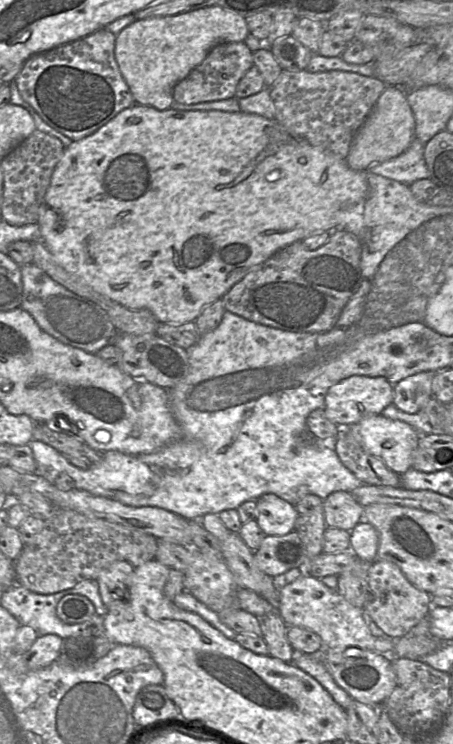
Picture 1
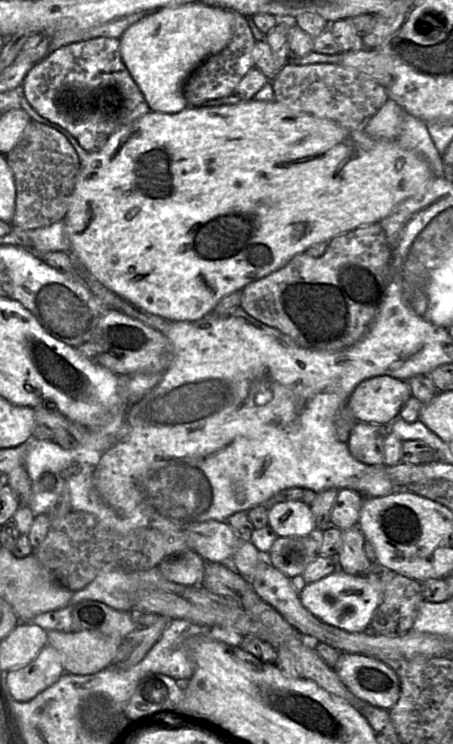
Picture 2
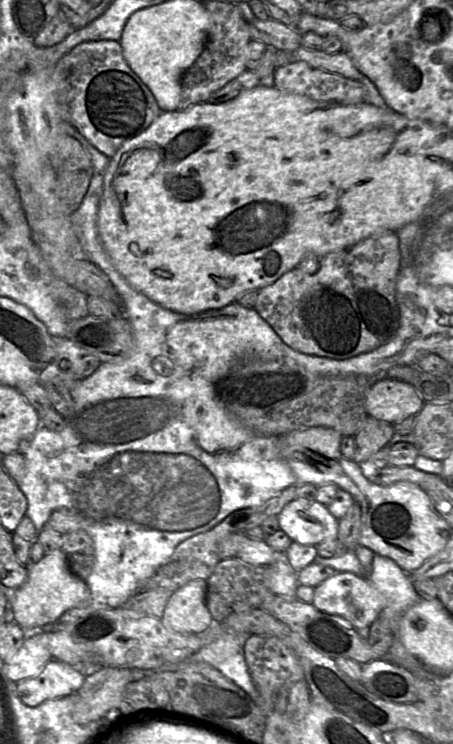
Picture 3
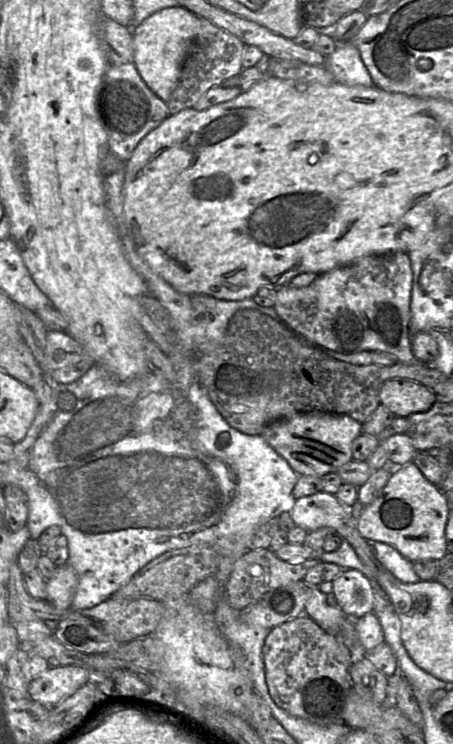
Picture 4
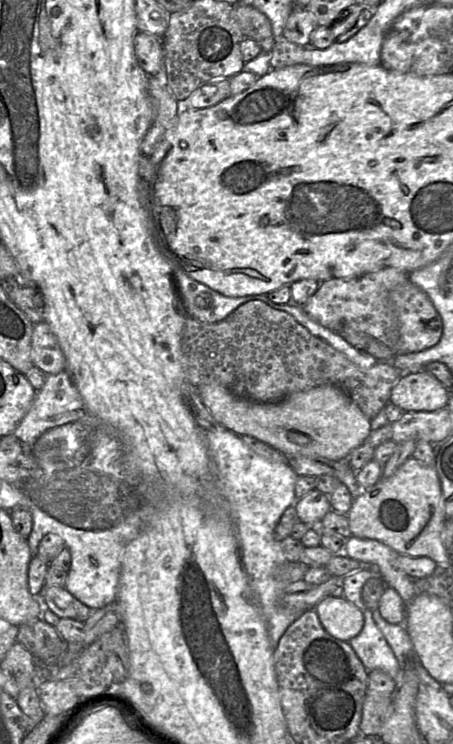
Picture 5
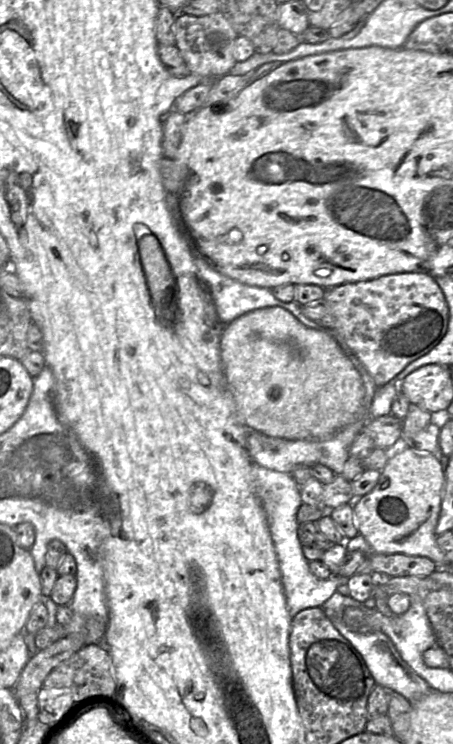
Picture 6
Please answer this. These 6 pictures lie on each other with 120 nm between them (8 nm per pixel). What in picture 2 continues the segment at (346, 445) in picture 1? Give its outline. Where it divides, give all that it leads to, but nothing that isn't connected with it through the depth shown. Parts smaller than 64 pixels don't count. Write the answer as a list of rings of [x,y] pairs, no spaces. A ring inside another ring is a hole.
[[[356,422],[350,431],[347,447],[361,463],[384,465],[384,440],[389,431],[389,425]]]

